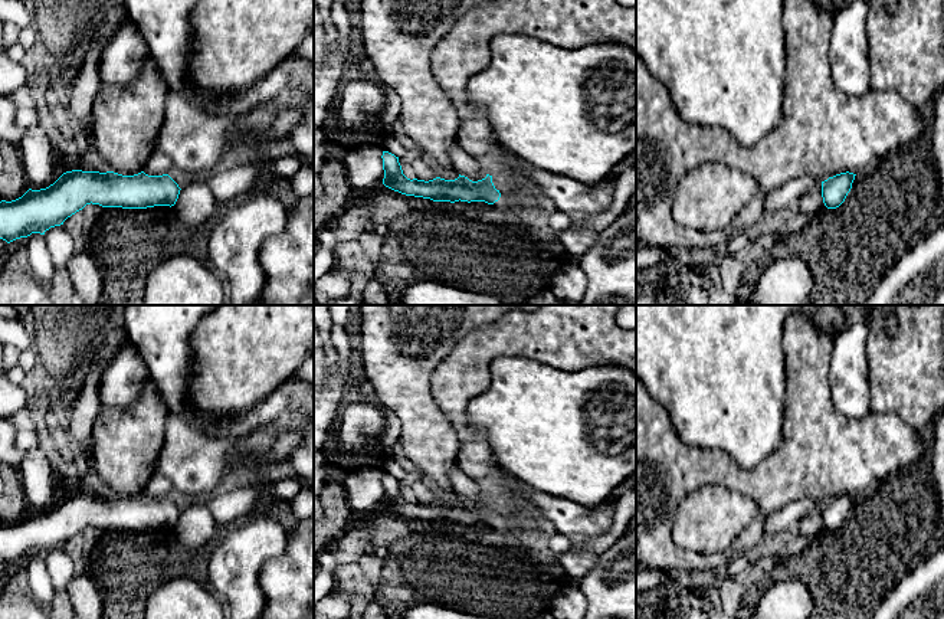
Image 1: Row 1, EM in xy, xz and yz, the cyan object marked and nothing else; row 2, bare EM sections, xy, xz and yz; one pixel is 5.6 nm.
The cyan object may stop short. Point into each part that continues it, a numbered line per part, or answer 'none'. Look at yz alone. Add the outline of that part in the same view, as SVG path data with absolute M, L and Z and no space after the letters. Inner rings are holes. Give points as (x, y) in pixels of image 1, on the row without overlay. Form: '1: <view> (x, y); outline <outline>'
none

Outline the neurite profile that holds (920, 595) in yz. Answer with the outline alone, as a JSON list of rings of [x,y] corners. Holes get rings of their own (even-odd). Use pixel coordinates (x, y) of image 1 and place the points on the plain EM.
[[[944,544],[914,563],[871,619],[944,619]]]

